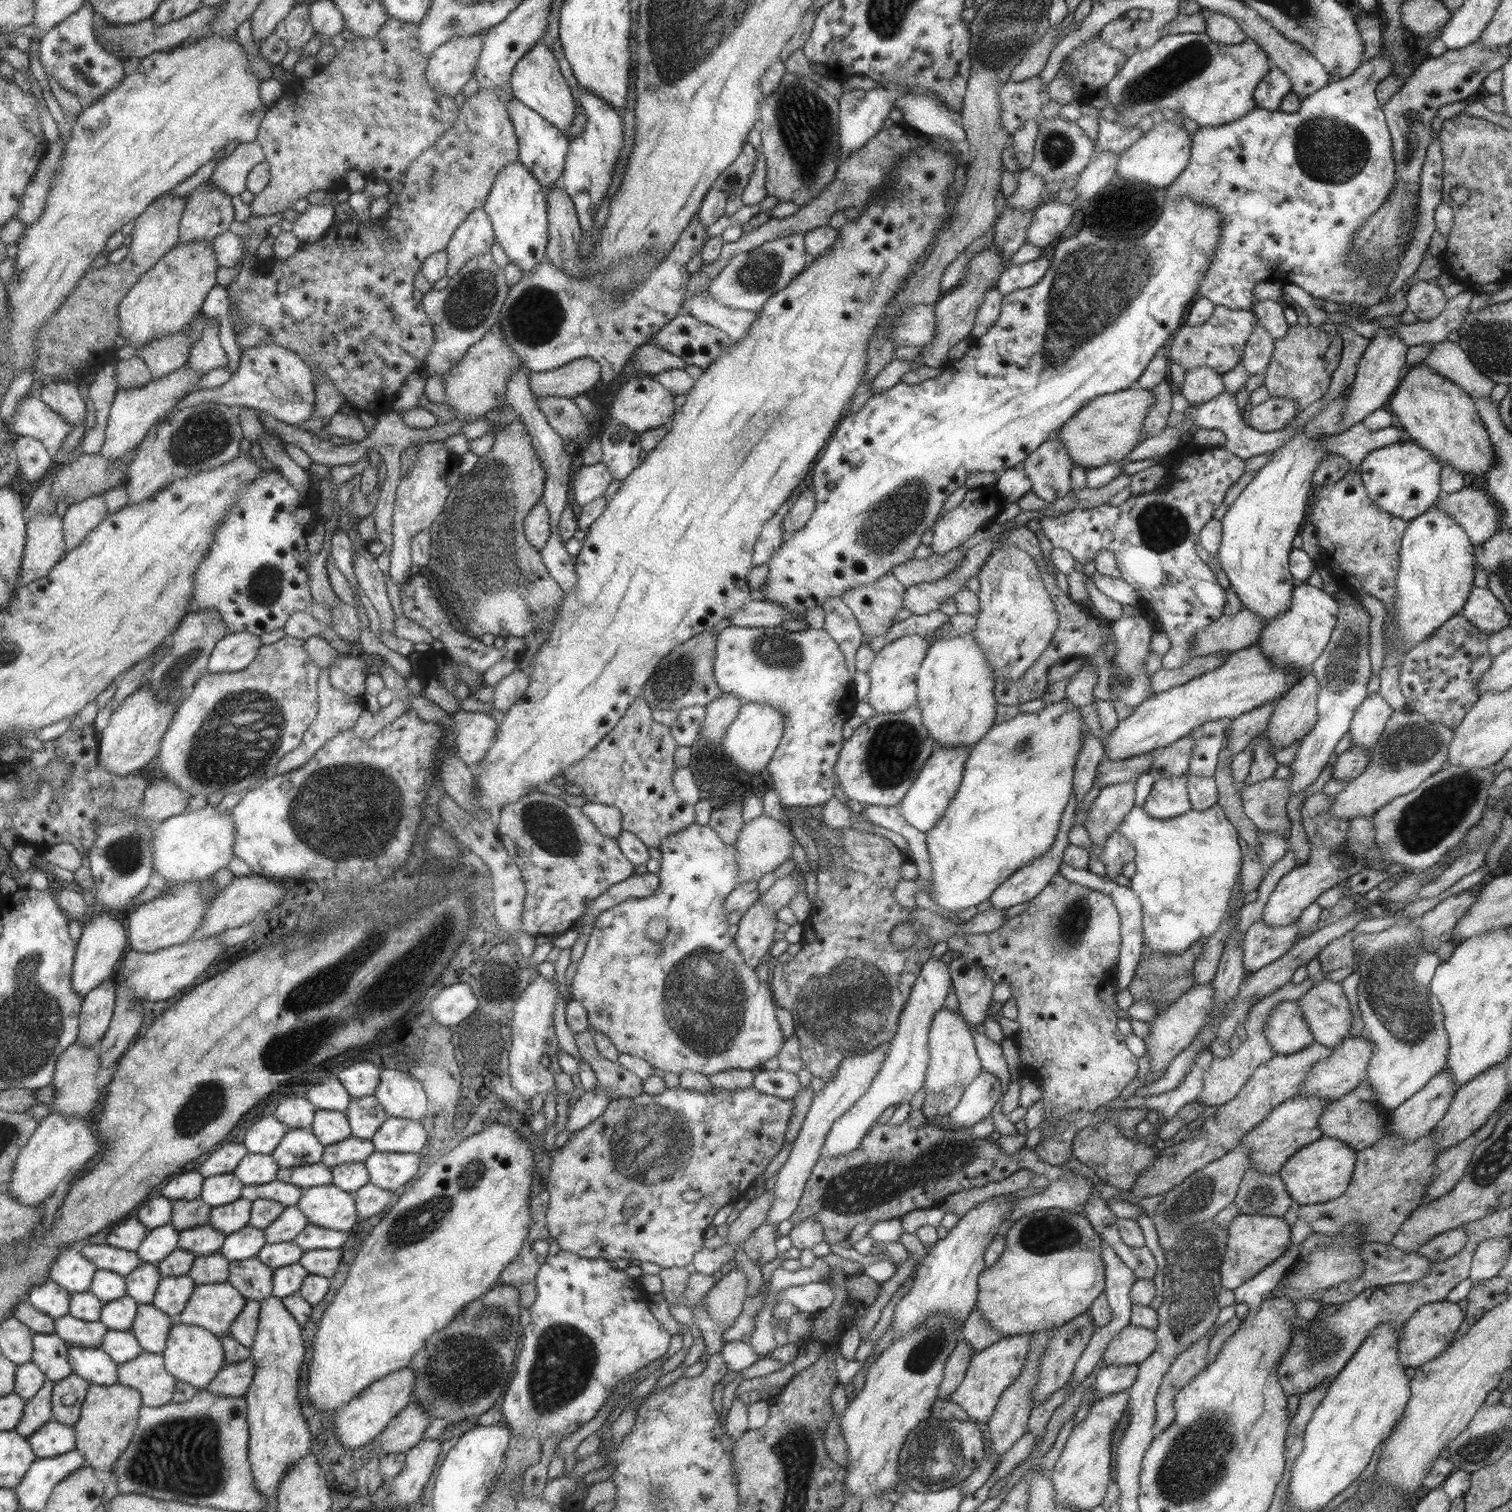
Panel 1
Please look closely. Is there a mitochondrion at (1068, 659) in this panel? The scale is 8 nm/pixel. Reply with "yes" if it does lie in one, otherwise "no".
no

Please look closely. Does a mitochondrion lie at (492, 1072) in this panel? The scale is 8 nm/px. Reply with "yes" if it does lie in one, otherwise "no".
no

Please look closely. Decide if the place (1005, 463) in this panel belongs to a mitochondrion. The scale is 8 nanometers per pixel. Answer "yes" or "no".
no

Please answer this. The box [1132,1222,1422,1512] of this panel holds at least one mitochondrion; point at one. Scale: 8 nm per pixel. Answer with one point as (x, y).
(1191, 1464)

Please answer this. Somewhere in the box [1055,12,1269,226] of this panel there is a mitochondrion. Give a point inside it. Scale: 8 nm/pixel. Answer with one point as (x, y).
(1189, 60)

